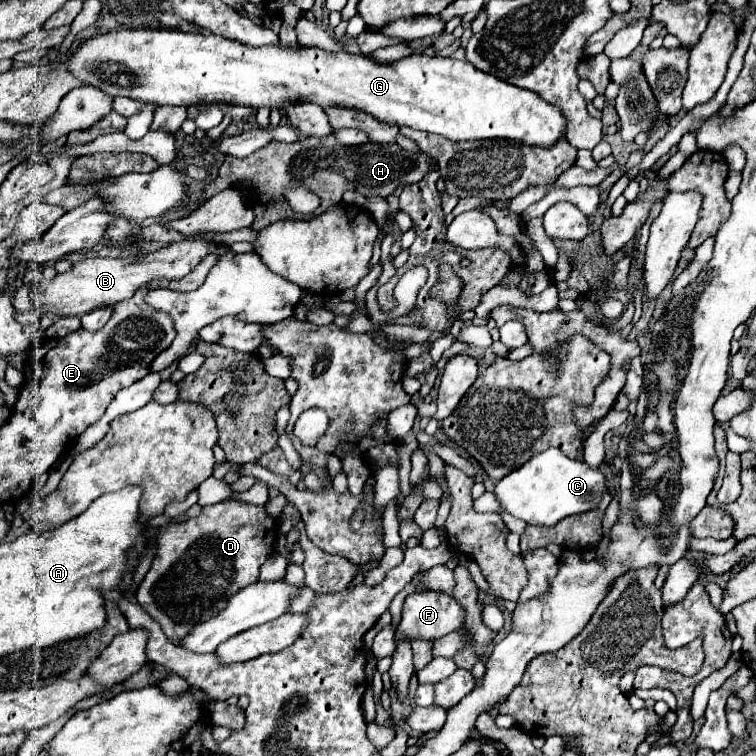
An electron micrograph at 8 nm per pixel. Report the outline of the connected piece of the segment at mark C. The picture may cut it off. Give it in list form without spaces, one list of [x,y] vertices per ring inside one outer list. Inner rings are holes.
[[[548,448],[500,480],[494,492],[504,510],[526,524],[554,526],[566,516],[596,510],[606,490],[606,474],[600,468],[590,468],[584,460],[572,460],[558,448]]]

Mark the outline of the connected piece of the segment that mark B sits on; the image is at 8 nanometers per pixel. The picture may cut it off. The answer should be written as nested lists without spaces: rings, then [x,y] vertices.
[[[184,240],[166,248],[154,250],[138,258],[108,258],[88,256],[76,262],[68,272],[56,274],[52,280],[40,280],[32,284],[30,300],[38,314],[58,316],[84,316],[100,306],[114,306],[116,302],[128,300],[140,286],[154,278],[182,278],[186,276],[206,254],[212,244],[204,240]]]

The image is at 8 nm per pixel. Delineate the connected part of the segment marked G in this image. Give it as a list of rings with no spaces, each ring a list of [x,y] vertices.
[[[122,28],[110,30],[106,34],[96,34],[94,38],[82,42],[66,60],[84,84],[90,84],[108,96],[128,96],[140,102],[152,104],[212,104],[226,102],[236,106],[268,106],[282,108],[284,102],[308,100],[326,106],[348,106],[364,110],[378,120],[386,120],[396,126],[410,126],[414,130],[426,130],[440,134],[448,140],[486,140],[486,138],[512,138],[522,140],[530,146],[550,148],[556,144],[558,136],[566,130],[566,118],[560,110],[544,102],[538,94],[530,90],[516,88],[498,80],[492,74],[476,70],[466,60],[438,58],[426,54],[412,54],[394,64],[376,64],[364,54],[350,52],[324,52],[320,48],[284,48],[266,46],[250,48],[234,40],[226,40],[216,34],[186,34],[168,28]]]

